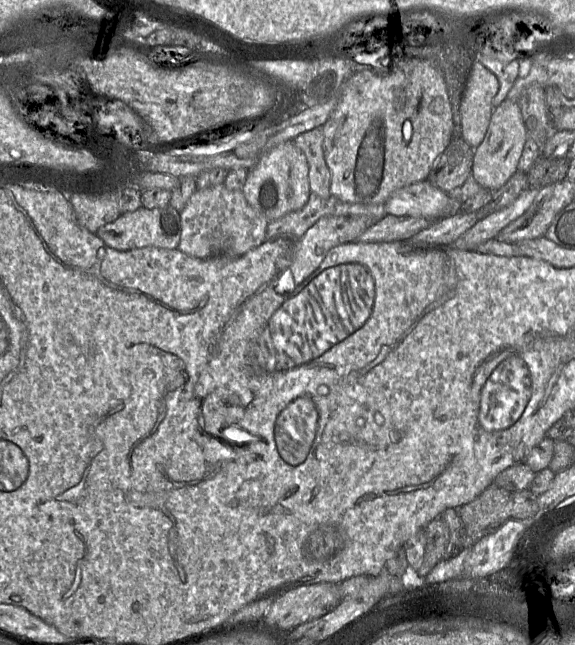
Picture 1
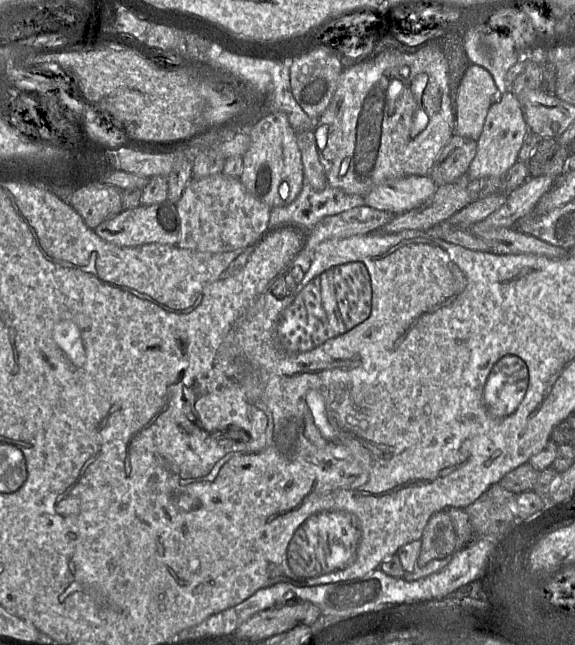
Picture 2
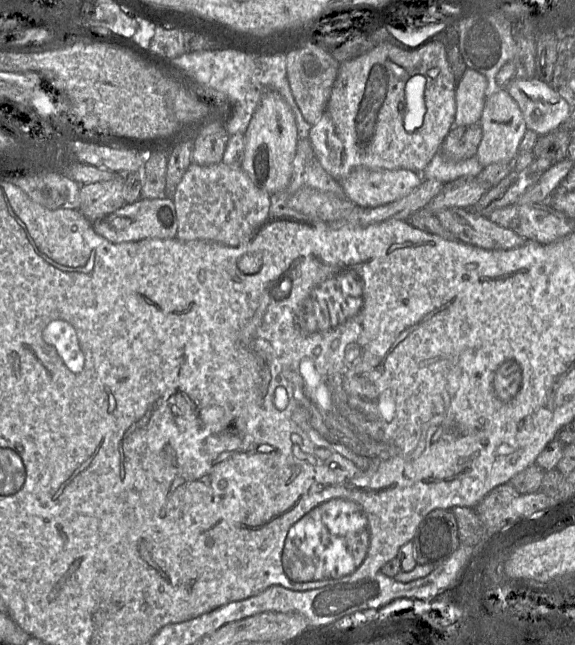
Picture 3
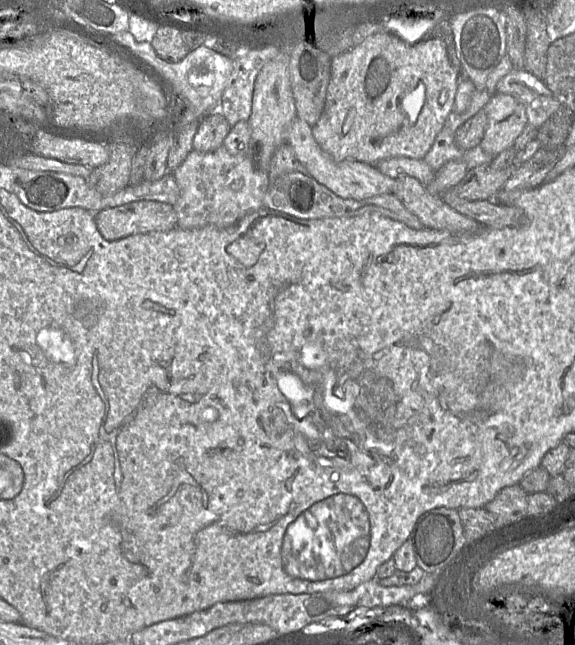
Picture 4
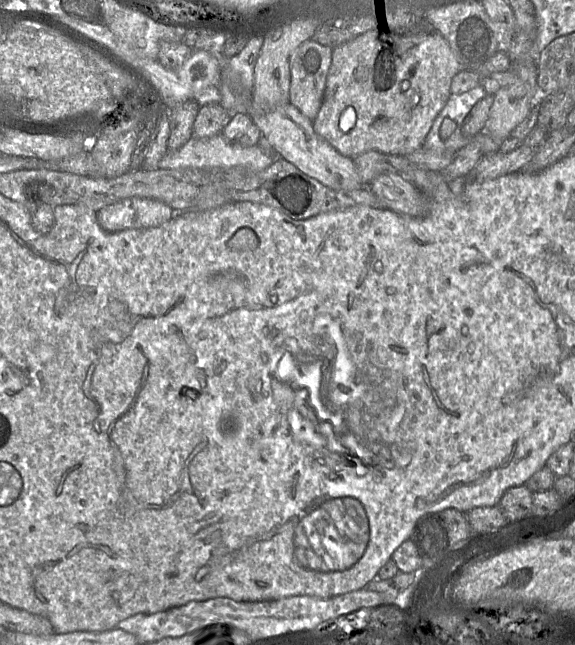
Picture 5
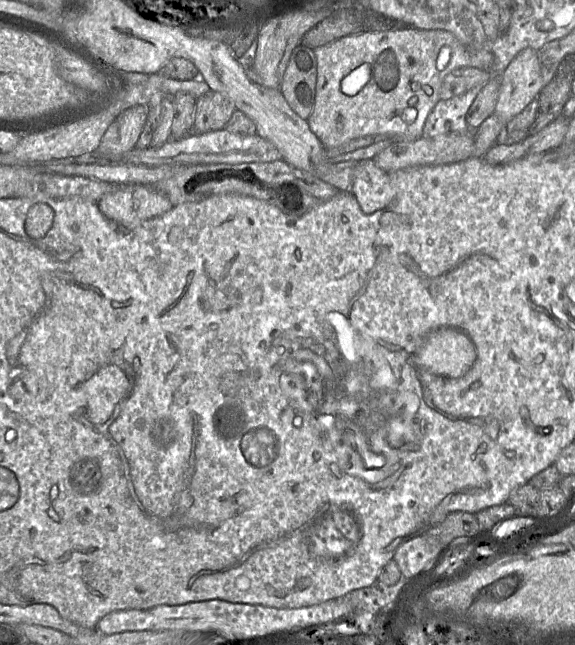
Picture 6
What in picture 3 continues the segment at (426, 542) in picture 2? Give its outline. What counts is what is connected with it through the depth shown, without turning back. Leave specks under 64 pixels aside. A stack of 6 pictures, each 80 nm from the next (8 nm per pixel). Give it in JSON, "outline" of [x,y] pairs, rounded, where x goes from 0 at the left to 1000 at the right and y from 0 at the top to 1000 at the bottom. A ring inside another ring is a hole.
{"outline":[[[757,789],[732,809],[717,837],[725,874],[762,878],[800,847],[795,809],[783,789]]]}

